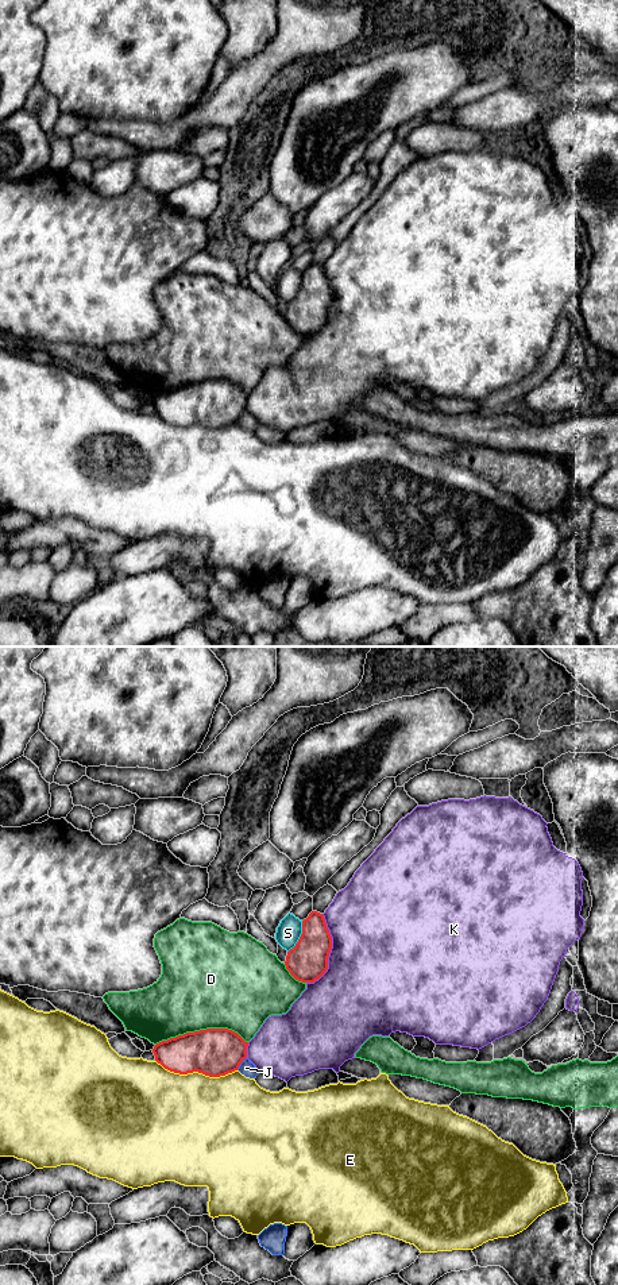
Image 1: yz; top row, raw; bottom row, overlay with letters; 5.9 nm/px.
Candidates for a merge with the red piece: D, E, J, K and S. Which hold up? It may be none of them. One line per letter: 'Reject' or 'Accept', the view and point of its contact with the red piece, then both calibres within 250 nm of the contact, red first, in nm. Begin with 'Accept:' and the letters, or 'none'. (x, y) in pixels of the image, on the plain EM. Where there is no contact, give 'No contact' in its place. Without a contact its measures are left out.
Accept: none
D: Reject. Touches red at yz (201, 382). Thickness 280 nm (red) against 480 nm
E: Reject. Touches red at yz (196, 423). Thickness 280 nm (red) against 480 nm
J: Reject. Touches red at yz (240, 415). Thickness 280 nm (red) against 90 nm
K: Reject. Touches red at yz (329, 304). Thickness 240 nm (red) against 500 nm
S: Reject. Touches red at yz (300, 289). Thickness 240 nm (red) against 140 nm

